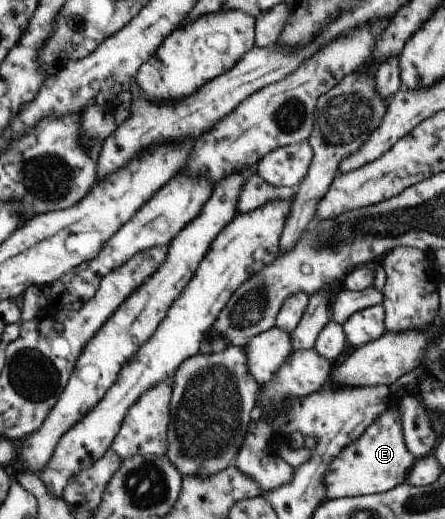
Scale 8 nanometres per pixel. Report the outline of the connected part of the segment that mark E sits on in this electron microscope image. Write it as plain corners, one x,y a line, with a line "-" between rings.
389,393
395,406
385,408
355,441
351,441
330,461
324,473
325,499
350,498
367,494
383,493
406,481
408,471
414,464
414,457
405,447
400,422
399,405
401,397

